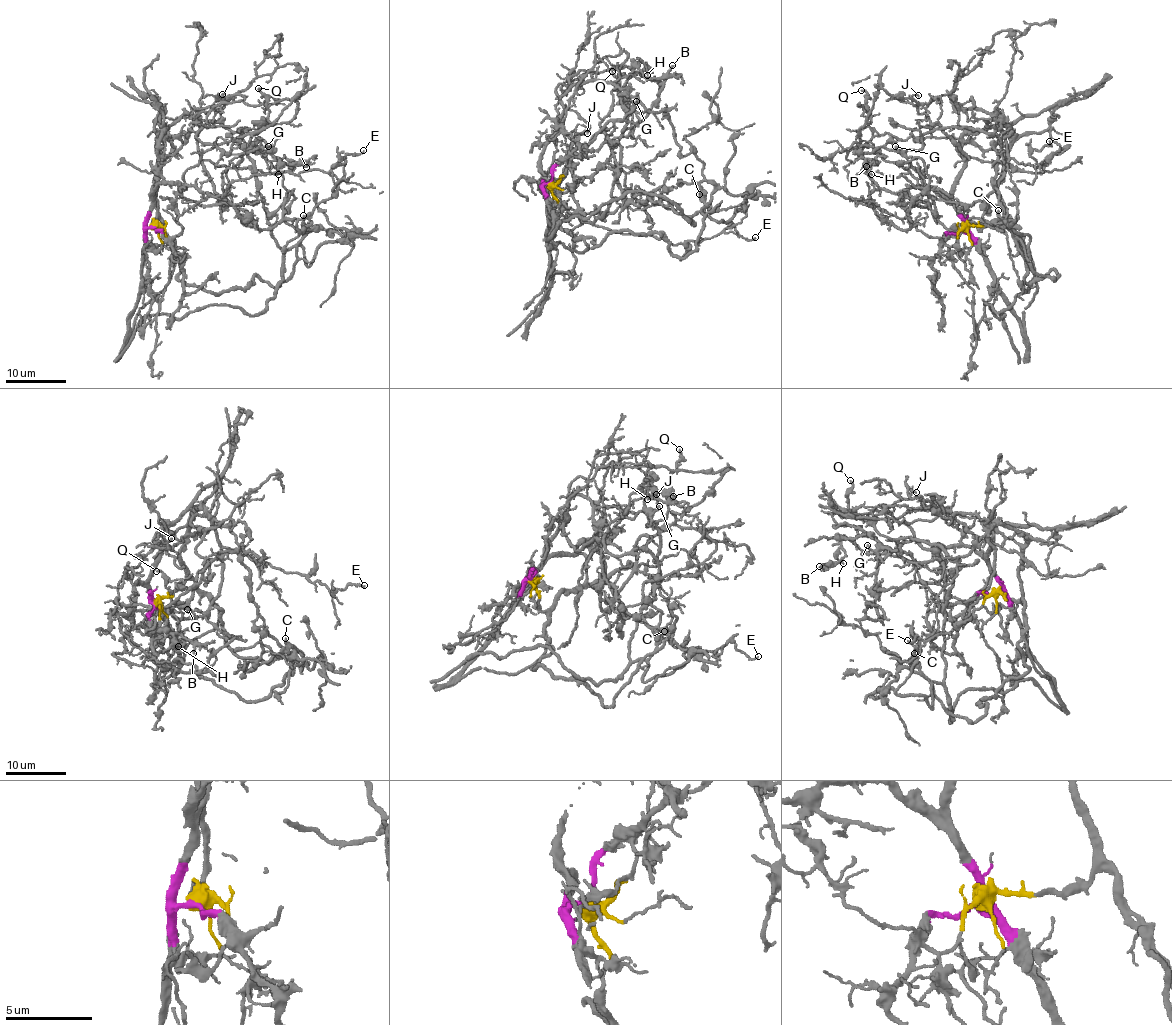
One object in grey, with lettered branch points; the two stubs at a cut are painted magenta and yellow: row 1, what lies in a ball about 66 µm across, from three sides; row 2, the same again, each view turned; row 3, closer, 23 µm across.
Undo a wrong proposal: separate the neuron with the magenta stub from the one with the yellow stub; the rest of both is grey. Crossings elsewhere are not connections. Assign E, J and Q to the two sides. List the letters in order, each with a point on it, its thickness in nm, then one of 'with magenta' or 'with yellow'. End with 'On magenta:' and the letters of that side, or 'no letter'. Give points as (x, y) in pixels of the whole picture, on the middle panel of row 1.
E: at (755, 237); 120 nm thick; with yellow
J: at (587, 133); 110 nm thick; with magenta
Q: at (612, 71); 160 nm thick; with magenta
On magenta: J, Q

